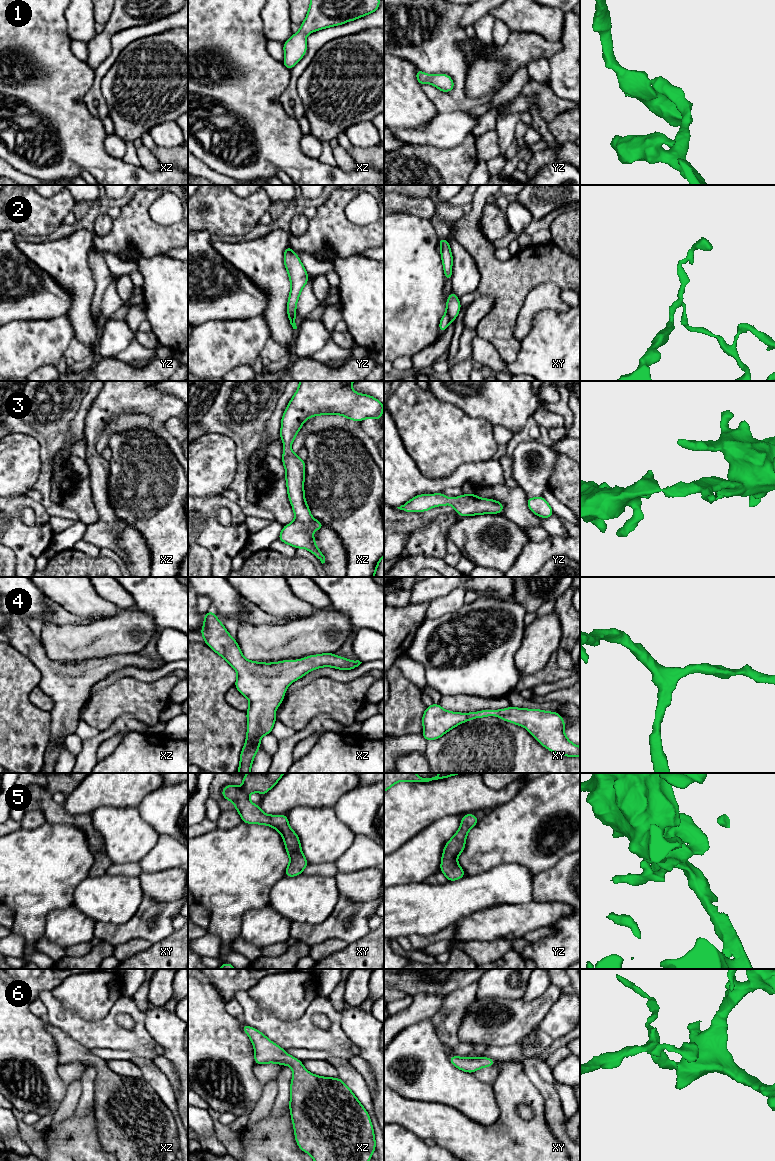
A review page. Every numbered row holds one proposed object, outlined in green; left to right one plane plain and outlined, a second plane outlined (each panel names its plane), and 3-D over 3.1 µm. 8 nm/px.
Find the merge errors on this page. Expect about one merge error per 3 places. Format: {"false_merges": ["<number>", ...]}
{"false_merges": ["2"]}

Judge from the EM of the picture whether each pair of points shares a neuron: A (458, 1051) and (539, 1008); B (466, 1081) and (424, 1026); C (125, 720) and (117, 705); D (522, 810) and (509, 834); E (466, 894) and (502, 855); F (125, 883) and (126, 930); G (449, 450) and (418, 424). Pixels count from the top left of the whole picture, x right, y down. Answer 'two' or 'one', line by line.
A: two
B: one
C: two
D: one
E: two
F: two
G: one

